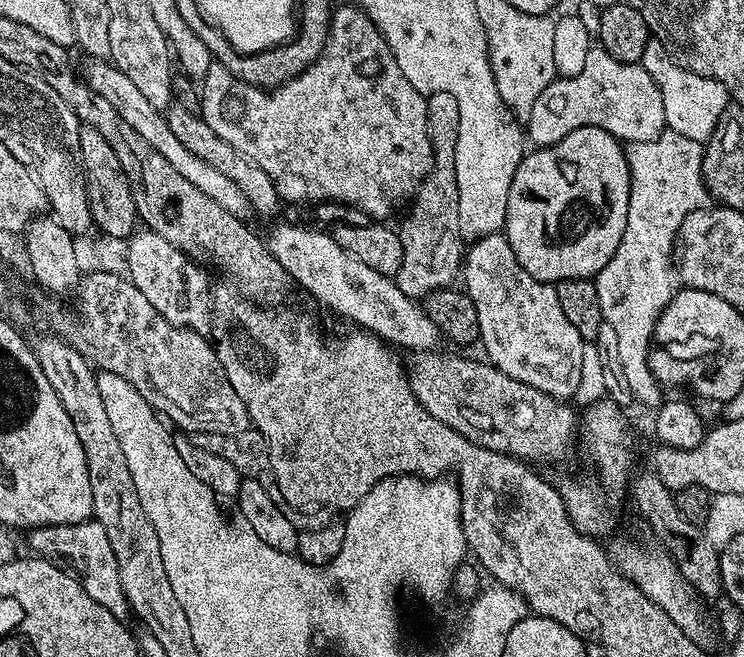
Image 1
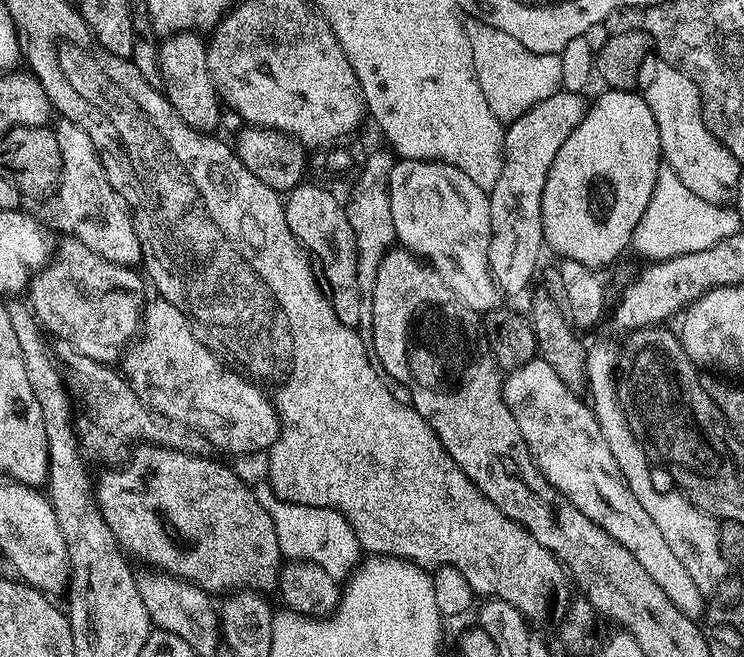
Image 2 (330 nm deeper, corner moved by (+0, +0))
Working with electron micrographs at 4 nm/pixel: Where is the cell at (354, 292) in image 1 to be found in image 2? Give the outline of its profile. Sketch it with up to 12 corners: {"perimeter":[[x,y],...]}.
{"perimeter":[[539,358],[503,377],[541,474],[682,614],[705,596],[634,498],[591,407]]}

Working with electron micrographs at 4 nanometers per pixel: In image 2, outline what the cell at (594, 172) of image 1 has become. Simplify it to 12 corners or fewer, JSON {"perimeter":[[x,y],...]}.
{"perimeter":[[636,90],[602,92],[558,146],[545,245],[604,270],[662,166]]}

